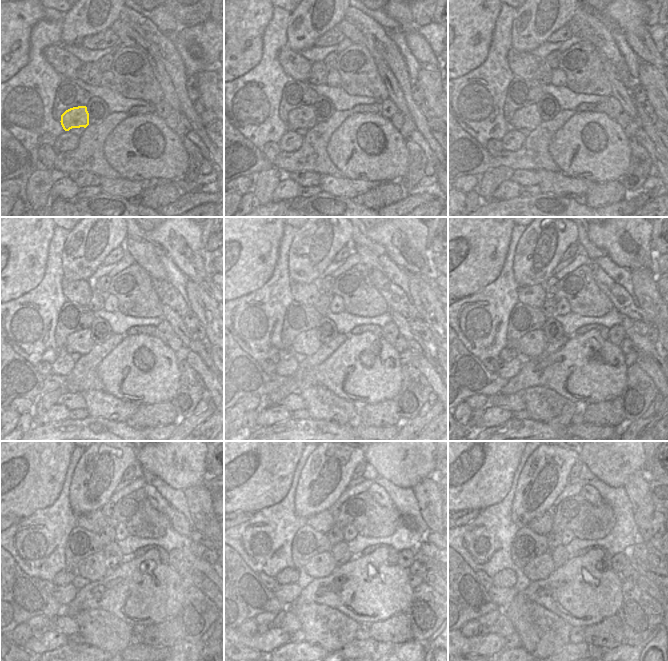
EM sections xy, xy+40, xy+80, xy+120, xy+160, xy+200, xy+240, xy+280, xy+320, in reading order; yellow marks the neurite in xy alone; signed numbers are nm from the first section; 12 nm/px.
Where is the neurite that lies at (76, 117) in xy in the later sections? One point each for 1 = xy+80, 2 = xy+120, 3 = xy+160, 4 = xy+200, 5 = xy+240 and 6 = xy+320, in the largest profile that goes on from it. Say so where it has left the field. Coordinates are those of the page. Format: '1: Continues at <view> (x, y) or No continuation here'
1: Continues at xy+80 (528, 117)
2: Continues at xy+120 (81, 342)
3: Continues at xy+160 (307, 343)
4: Continues at xy+200 (533, 343)
5: Continues at xy+240 (93, 567)
6: Continues at xy+320 (543, 566).

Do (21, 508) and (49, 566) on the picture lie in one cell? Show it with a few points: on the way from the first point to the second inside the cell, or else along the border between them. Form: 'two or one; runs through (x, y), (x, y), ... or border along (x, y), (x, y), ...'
two; border along (47, 506), (40, 507), (21, 518)

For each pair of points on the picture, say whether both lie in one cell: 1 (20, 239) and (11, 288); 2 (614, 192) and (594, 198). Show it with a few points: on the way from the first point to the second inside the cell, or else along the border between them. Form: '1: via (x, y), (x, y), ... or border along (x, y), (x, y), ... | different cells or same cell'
1: via (18, 251), (18, 258), (11, 265), (11, 276) | same cell
2: via (609, 192), (599, 196) | same cell

